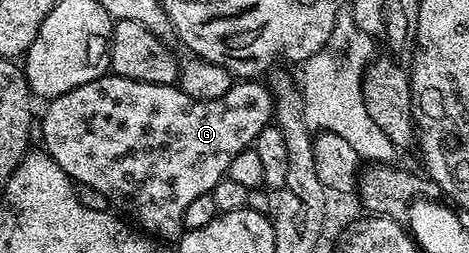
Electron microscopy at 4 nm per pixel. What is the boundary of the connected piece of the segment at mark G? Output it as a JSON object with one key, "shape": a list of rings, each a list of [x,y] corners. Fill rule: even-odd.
{"shape":[[[110,72],[101,80],[80,84],[77,90],[68,92],[60,98],[53,99],[52,104],[46,110],[46,146],[45,151],[53,154],[54,159],[62,164],[71,178],[82,182],[86,186],[95,186],[102,194],[110,194],[114,202],[122,210],[130,210],[130,214],[138,222],[150,226],[149,233],[170,234],[173,230],[181,231],[182,210],[188,208],[192,200],[196,200],[198,194],[208,194],[213,191],[215,184],[224,176],[224,172],[229,171],[230,163],[238,153],[242,153],[247,148],[253,147],[255,138],[260,136],[260,132],[265,126],[271,125],[272,122],[272,94],[262,90],[263,83],[258,80],[242,80],[220,99],[204,100],[192,99],[184,93],[181,88],[174,86],[165,86],[164,84],[148,84],[147,82],[134,82],[130,78],[125,78],[119,74]]]}

